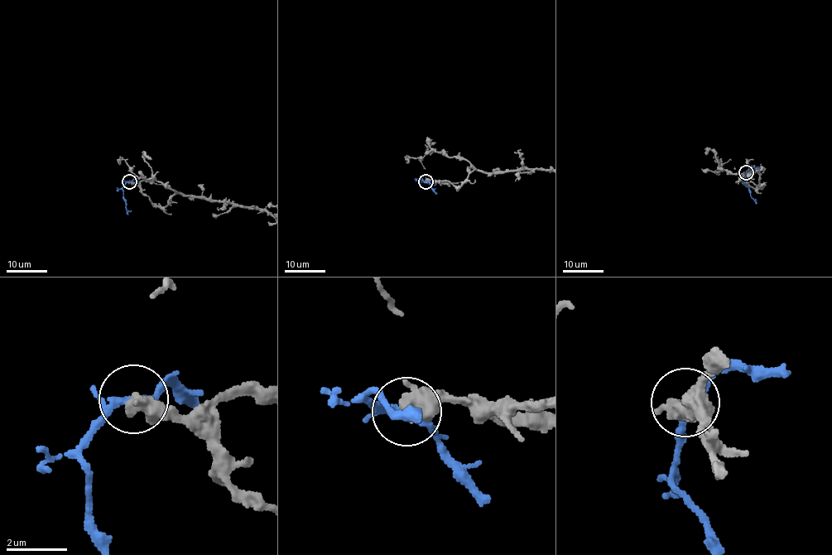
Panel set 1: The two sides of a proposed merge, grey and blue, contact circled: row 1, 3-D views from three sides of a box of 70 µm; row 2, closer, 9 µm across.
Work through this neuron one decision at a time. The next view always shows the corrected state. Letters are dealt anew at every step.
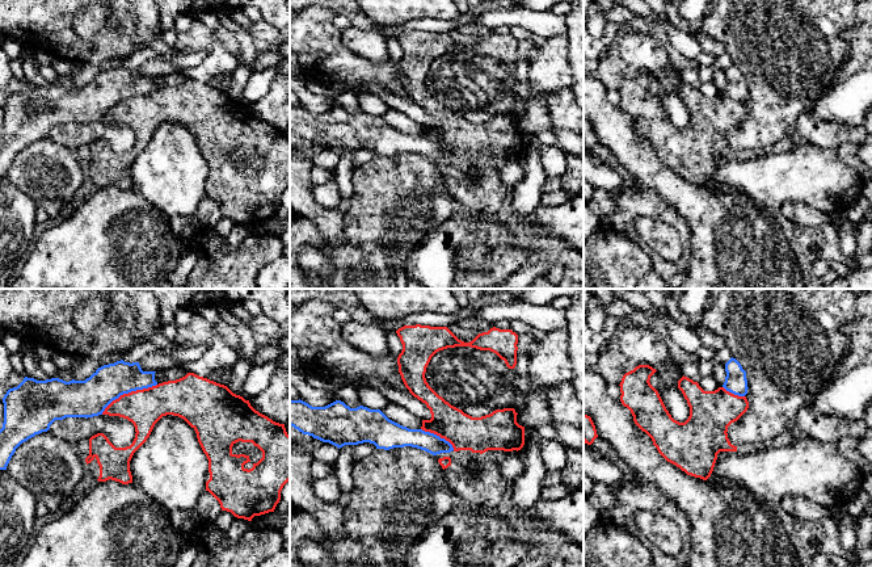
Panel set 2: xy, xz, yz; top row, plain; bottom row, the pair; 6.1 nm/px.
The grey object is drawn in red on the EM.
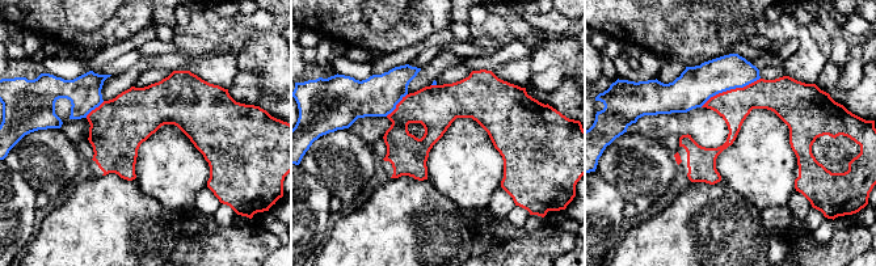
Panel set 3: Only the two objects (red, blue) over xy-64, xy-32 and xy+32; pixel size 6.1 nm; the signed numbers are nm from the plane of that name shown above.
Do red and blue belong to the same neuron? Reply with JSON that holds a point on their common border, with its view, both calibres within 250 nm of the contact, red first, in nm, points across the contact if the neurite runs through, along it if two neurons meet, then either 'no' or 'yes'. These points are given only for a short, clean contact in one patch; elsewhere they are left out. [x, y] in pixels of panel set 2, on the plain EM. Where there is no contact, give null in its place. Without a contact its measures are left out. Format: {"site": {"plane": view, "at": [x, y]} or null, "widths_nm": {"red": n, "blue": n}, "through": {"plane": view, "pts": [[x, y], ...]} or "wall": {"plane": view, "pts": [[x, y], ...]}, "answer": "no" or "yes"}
{"site": {"plane": "xy", "at": [129, 99]}, "widths_nm": {"red": 220, "blue": 220}, "answer": "no"}

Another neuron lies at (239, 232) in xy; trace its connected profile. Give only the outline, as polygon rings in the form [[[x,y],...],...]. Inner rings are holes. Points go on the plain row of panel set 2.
[[[235,223],[229,235],[226,238],[232,247],[239,247],[240,243],[250,234],[250,227]]]

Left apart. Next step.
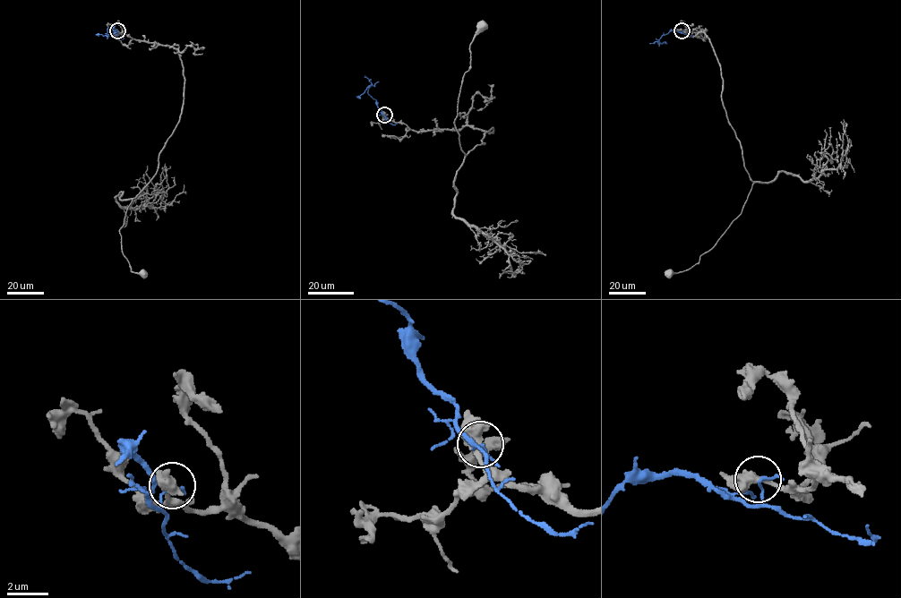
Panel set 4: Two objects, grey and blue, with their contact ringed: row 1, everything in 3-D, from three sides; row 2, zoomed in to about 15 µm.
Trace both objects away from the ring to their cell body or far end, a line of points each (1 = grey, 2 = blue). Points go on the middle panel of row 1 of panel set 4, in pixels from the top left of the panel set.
1: (384, 115), (416, 131), (493, 127), (484, 143), (465, 156), (454, 123), (481, 27)
2: (384, 115), (369, 94), (368, 88), (372, 84), (364, 76)

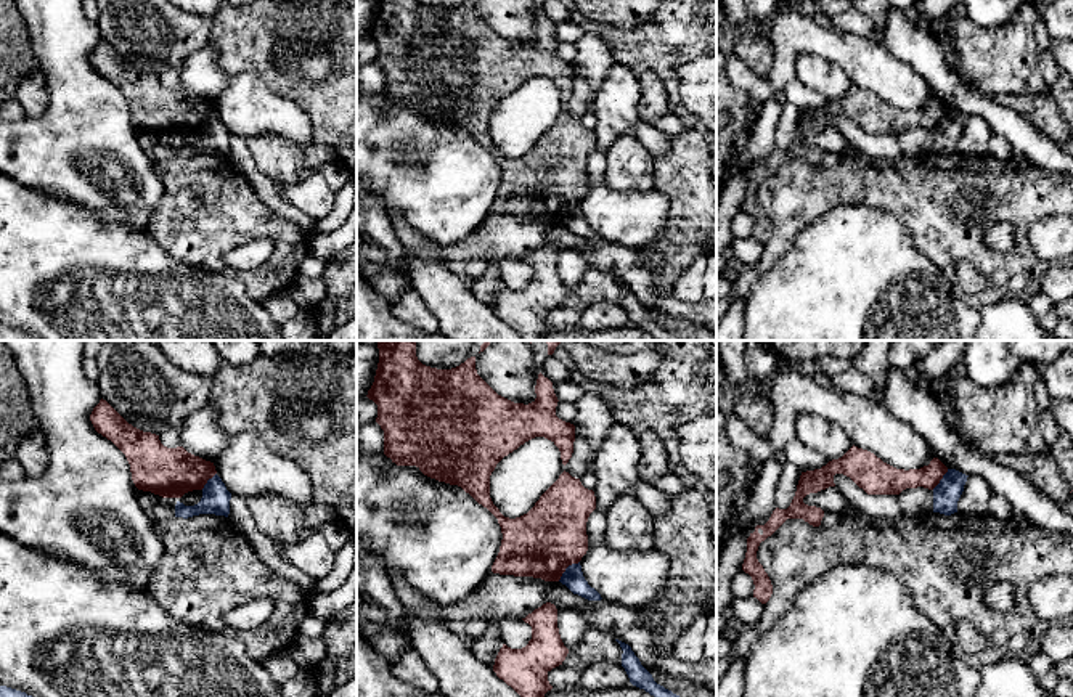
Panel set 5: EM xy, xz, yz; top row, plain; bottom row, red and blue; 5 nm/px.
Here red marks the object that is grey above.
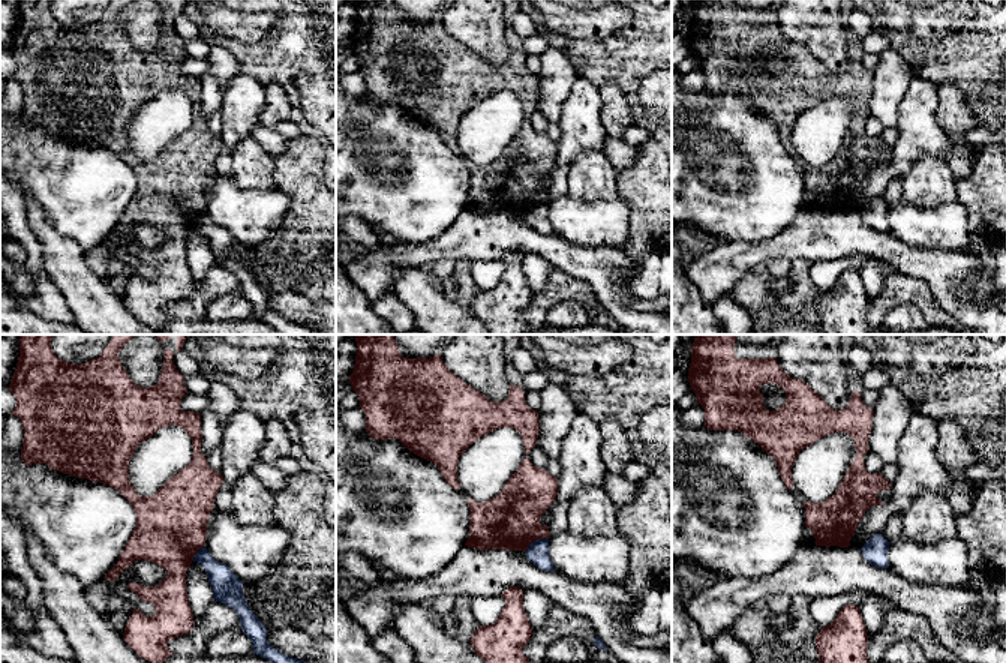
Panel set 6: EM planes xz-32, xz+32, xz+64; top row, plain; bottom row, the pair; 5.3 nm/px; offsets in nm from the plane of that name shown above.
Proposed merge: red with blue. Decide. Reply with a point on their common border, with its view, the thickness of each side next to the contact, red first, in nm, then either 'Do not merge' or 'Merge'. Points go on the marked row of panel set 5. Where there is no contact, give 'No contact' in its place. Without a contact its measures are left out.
Touches red at xz (566, 567). Thickness 340 nm (red) against 100 nm. Do not merge

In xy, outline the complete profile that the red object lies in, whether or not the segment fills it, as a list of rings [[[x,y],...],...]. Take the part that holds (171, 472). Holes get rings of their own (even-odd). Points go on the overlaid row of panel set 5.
[[[103,398],[93,408],[90,421],[98,434],[125,454],[138,490],[182,498],[188,491],[202,490],[217,474],[214,463],[183,446],[164,446],[159,435],[133,427]]]

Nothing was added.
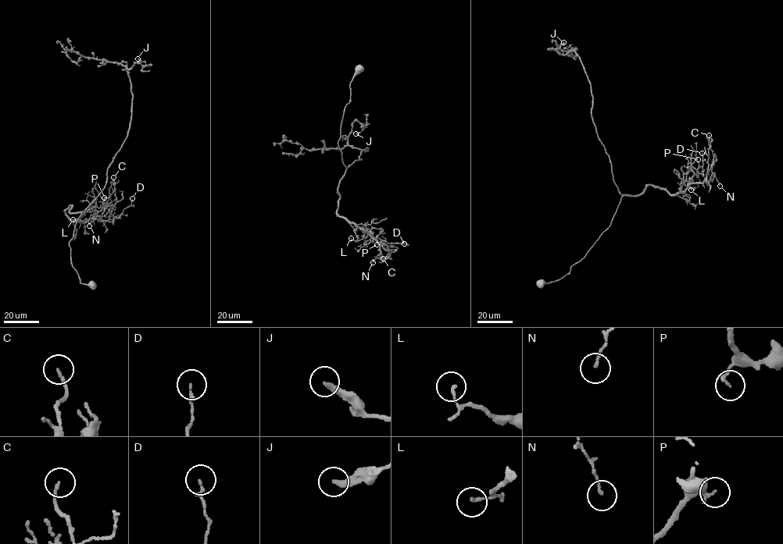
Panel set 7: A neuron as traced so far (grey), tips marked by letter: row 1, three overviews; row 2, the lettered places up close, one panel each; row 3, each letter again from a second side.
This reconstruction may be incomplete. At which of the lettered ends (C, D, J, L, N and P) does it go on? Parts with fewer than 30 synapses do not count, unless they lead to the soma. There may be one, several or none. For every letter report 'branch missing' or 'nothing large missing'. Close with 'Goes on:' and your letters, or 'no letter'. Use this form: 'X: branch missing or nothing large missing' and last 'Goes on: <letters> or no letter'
C: nothing large missing
D: nothing large missing
J: nothing large missing
L: nothing large missing
N: nothing large missing
P: nothing large missing
Goes on: no letter

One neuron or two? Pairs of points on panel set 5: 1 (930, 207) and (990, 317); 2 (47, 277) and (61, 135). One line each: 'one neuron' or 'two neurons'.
1: two neurons
2: two neurons

